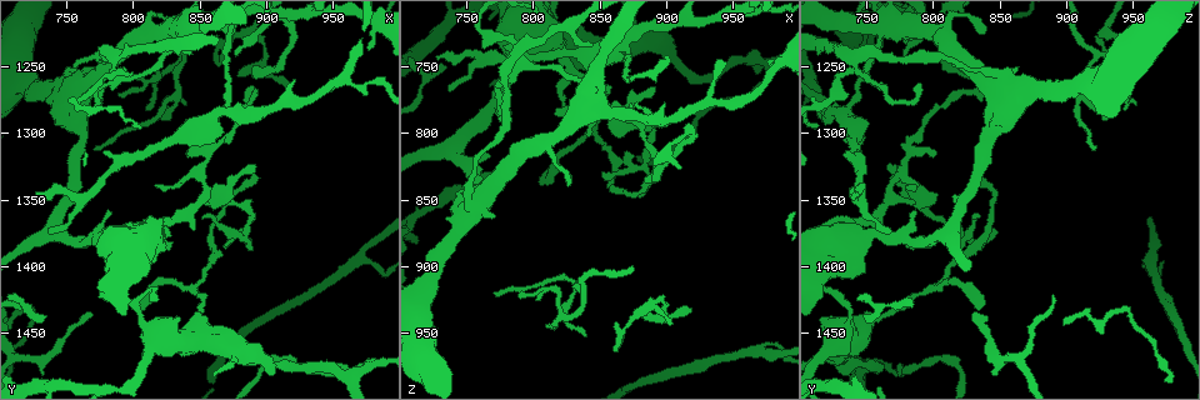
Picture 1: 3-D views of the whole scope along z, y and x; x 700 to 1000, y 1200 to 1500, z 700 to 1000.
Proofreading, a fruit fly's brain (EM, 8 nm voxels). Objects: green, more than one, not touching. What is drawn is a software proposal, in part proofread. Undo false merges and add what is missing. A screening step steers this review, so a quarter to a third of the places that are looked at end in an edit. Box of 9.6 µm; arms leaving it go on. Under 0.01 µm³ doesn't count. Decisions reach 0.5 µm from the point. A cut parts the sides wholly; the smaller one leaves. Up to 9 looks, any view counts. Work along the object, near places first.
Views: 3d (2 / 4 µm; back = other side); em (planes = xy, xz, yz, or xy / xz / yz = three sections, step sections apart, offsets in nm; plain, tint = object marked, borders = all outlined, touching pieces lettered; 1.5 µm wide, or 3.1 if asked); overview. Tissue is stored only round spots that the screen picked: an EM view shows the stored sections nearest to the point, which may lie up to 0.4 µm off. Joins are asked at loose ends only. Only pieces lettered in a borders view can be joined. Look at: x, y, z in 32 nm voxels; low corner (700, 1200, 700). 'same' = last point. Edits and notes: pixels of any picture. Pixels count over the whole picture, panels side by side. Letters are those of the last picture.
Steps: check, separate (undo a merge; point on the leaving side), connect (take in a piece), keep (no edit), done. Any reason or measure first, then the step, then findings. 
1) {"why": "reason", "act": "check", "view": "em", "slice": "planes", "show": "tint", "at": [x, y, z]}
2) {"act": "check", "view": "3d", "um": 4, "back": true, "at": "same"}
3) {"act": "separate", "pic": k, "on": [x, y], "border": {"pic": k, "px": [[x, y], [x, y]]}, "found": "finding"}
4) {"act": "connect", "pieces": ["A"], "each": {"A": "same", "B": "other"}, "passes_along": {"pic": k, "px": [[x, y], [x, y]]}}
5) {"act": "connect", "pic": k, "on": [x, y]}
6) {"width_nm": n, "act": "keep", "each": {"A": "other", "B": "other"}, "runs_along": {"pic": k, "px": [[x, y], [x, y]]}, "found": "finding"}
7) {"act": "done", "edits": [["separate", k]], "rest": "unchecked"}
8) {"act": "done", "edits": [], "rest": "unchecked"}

{"why": "branch stops here", "act": "check", "view": "3d", "um": 4, "at": [844, 1242, 736]}

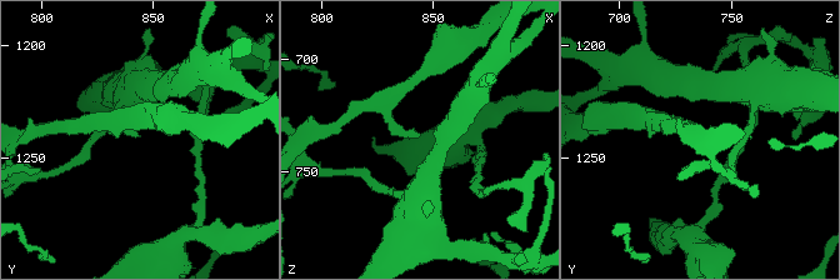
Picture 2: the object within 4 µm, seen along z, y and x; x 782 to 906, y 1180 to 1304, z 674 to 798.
{"why": "shape alone is not enough", "act": "check", "view": "em", "slice": "yz", "step": 4, "show": "borders", "at": [843, 1242, 733]}

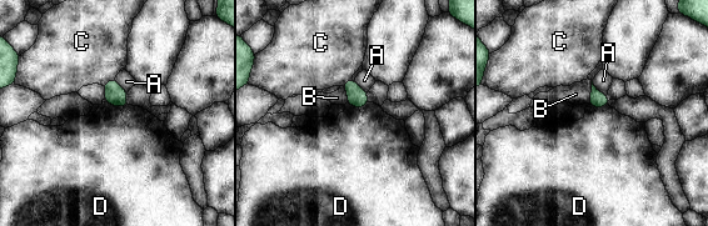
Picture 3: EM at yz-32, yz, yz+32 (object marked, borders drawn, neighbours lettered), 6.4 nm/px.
{"longest_contact_nm": ["B", 150], "act": "keep", "each": {"A": "other", "B": "other", "C": "other", "D": "other"}, "border": {"pic": 3, "px": [[105, 101], [118, 106], [126, 105]]}, "found": "none of them fits"}

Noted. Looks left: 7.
{"why": "free end", "act": "check", "view": "em", "um": 3.1, "slice": "planes", "show": "borders", "at": [776, 1314, 734]}

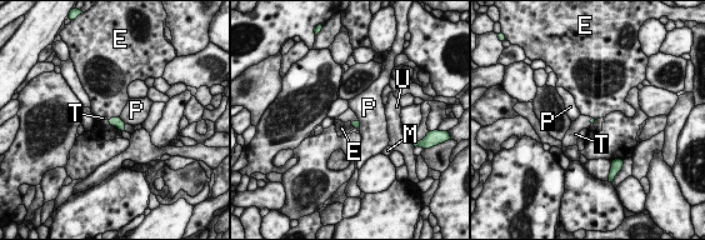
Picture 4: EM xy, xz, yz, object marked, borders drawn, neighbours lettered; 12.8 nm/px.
{"longest_contact_nm": ["E", 150], "act": "connect", "pieces": ["T"], "each": {"E": "other", "M": "other", "P": "other", "T": "same", "U": "other"}, "passes_along": {"pic": 4, "px": [[356, 124], [354, 121], [349, 115]]}, "found": "the cell continues"}

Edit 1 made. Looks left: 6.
{"act": "check", "view": "overview"}

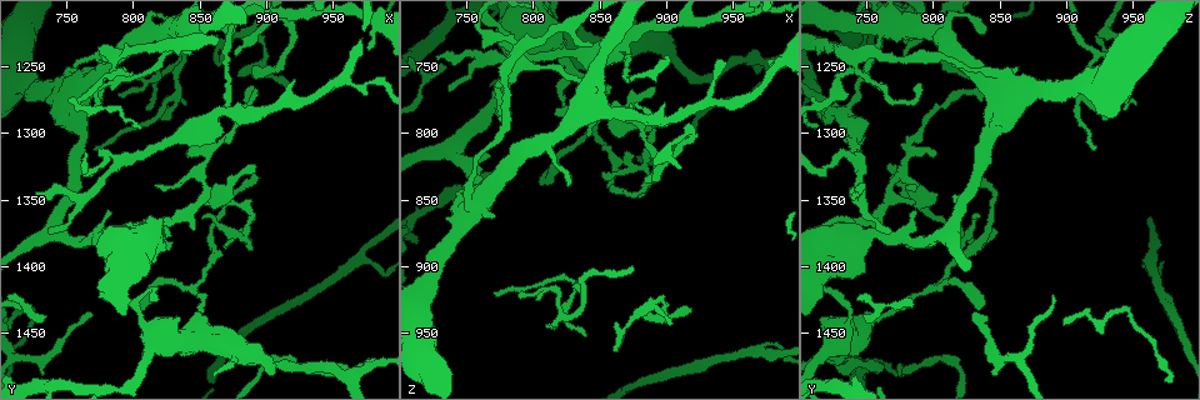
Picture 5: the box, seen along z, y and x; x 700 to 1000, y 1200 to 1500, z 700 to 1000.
{"why": "branch point", "act": "check", "view": "3d", "um": 2, "back": true, "at": [832, 1270, 914]}

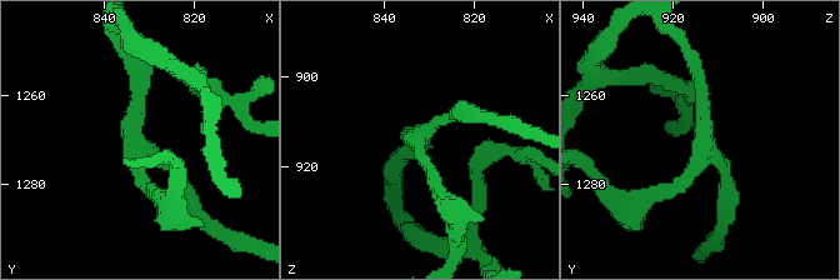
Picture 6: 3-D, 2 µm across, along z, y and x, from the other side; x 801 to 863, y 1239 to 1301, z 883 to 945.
{"act": "check", "view": "em", "slice": "planes", "show": "tint", "at": [833, 1271, 913]}

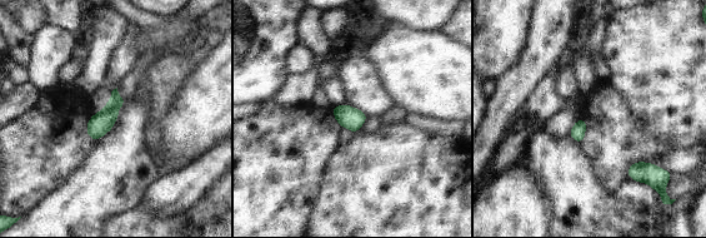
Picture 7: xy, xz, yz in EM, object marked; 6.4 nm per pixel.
{"act": "check", "view": "em", "slice": "planes", "show": "borders", "at": "same"}

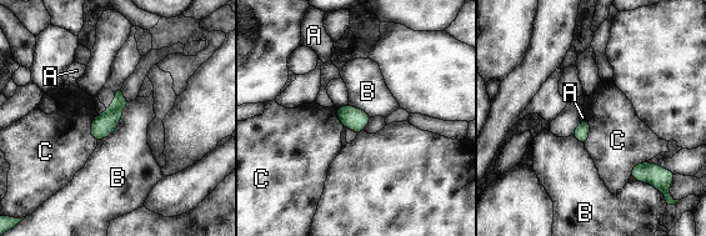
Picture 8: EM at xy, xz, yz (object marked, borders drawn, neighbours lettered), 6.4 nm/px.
{"longest_contact_nm": ["B", 340], "act": "keep", "each": {"A": "other", "B": "other", "C": "other"}, "border": {"pic": 8, "px": [[130, 101], [118, 126], [98, 141]]}, "found": "all the same cell"}

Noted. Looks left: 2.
{"why": "three-way junction", "act": "check", "view": "em", "slice": "yz", "step": 8, "show": "tint", "at": [966, 1398, 962]}

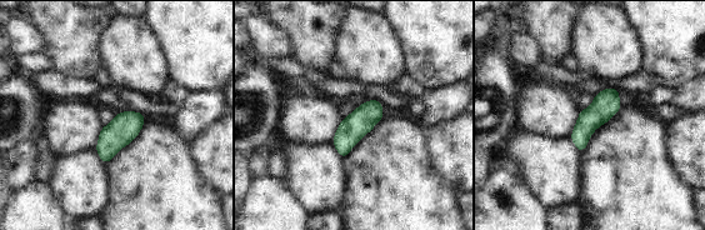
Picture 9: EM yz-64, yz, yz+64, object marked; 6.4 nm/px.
{"why": "what lies round it", "act": "check", "view": "em", "slice": "yz", "step": 8, "show": "borders", "at": "same"}

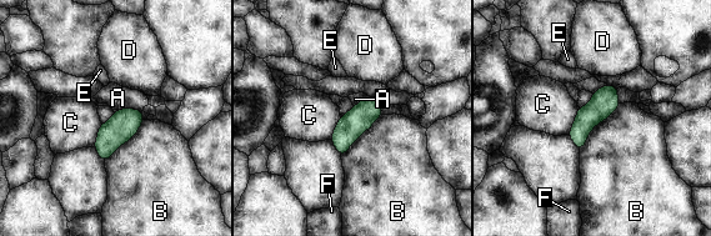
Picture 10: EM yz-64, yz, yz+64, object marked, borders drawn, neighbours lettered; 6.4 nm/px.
{"act": "keep", "each": {"A": "other", "B": "other", "C": "other", "D": "other", "E": "other", "F": "other"}, "border": {"pic": 10, "px": [[620, 104], [591, 130], [580, 150]]}, "found": "continuous, no second cell"}

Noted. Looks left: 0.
{"act": "done", "edits": [["connect", 4]], "rest": "unchecked"}

